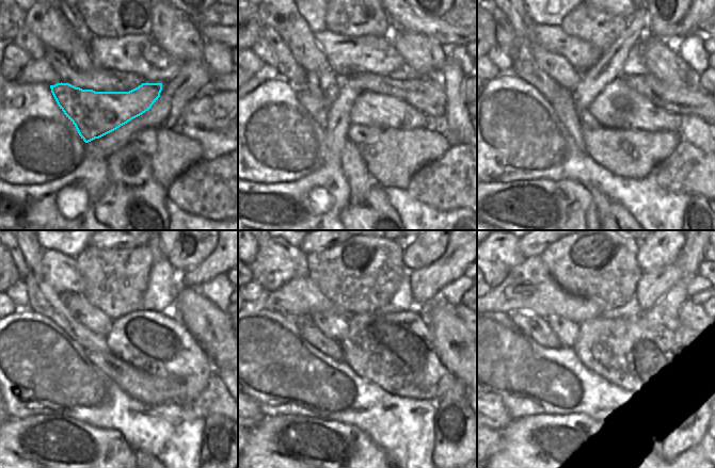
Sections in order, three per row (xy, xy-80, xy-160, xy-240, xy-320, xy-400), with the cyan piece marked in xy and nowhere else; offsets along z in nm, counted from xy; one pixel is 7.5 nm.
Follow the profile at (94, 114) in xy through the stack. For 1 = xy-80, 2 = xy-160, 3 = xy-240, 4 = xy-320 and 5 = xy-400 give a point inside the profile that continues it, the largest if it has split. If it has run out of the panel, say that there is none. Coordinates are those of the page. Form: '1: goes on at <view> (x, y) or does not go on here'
1: goes on at xy-80 (370, 109)
2: goes on at xy-160 (617, 107)
3: goes on at xy-240 (160, 344)
4: goes on at xy-320 (395, 351)
5: goes on at xy-400 (626, 352)

